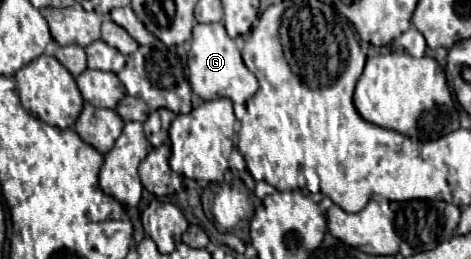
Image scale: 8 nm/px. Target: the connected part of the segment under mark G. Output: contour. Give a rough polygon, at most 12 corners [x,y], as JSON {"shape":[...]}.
{"shape":[[221,22],[197,24],[189,84],[240,122],[259,88]]}

